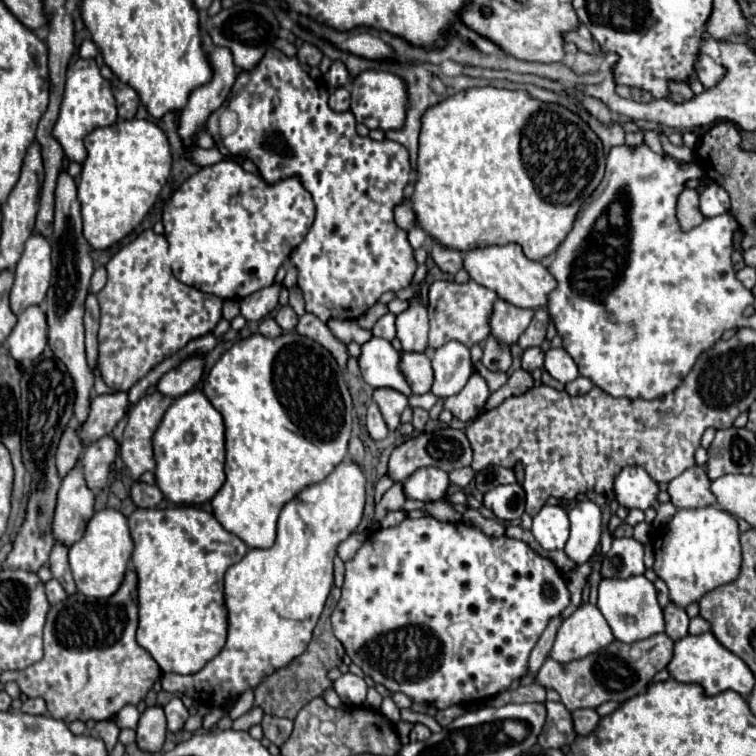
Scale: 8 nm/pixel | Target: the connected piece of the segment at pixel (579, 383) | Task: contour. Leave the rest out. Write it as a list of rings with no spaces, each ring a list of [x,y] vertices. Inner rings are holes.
[[[576,377],[574,381],[566,383],[566,393],[570,395],[586,395],[590,389],[592,389],[592,381],[586,379],[586,377]]]

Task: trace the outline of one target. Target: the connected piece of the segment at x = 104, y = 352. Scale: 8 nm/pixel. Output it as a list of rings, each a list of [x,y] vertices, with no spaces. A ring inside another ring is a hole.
[[[152,229],[148,231],[142,231],[134,241],[130,241],[128,245],[124,245],[108,263],[106,263],[106,271],[108,271],[108,283],[104,285],[104,289],[98,293],[98,303],[100,303],[100,329],[98,329],[98,369],[102,373],[102,379],[106,381],[106,385],[110,389],[116,389],[116,391],[126,391],[130,389],[134,383],[138,383],[142,377],[146,377],[146,373],[150,369],[154,369],[158,363],[162,363],[166,357],[174,355],[176,351],[180,351],[188,341],[196,339],[196,337],[202,337],[206,333],[212,333],[212,329],[216,327],[216,323],[222,319],[222,299],[216,297],[216,295],[208,295],[208,293],[202,293],[194,287],[188,287],[184,283],[180,283],[172,269],[170,269],[170,257],[168,257],[168,241],[164,235],[156,235]]]

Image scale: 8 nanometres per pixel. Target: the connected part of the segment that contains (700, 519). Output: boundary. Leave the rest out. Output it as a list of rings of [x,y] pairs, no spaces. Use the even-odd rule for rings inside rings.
[[[678,509],[668,525],[664,525],[652,541],[654,571],[668,585],[670,599],[686,609],[690,603],[700,601],[708,591],[732,583],[740,575],[742,553],[738,543],[736,519],[720,509]]]

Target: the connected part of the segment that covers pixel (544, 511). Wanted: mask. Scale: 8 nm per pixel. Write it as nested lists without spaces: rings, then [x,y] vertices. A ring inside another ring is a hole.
[[[544,505],[534,517],[532,535],[548,551],[564,549],[568,541],[568,513],[558,505]]]

